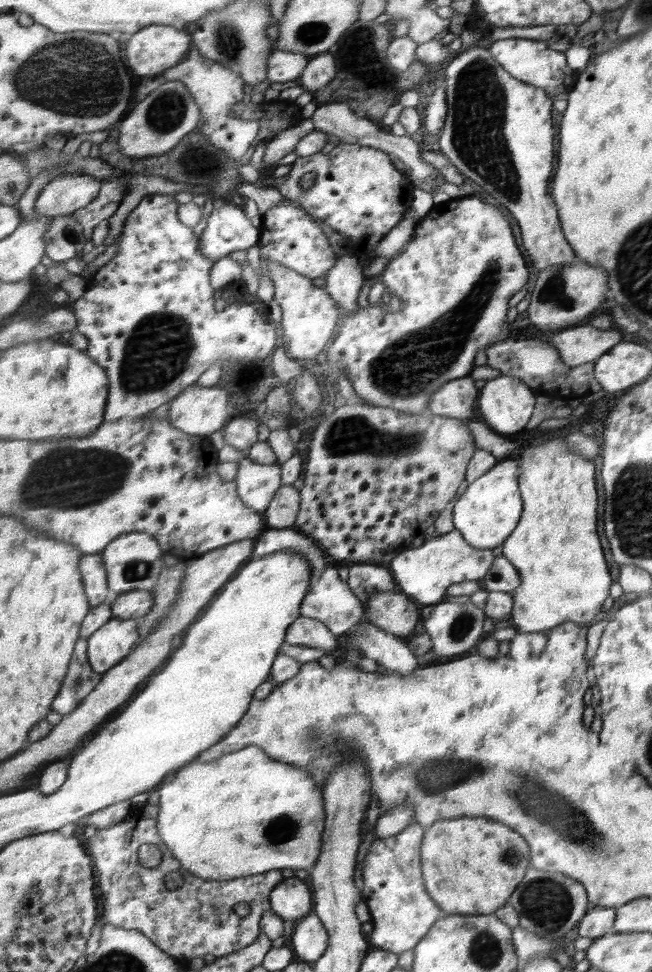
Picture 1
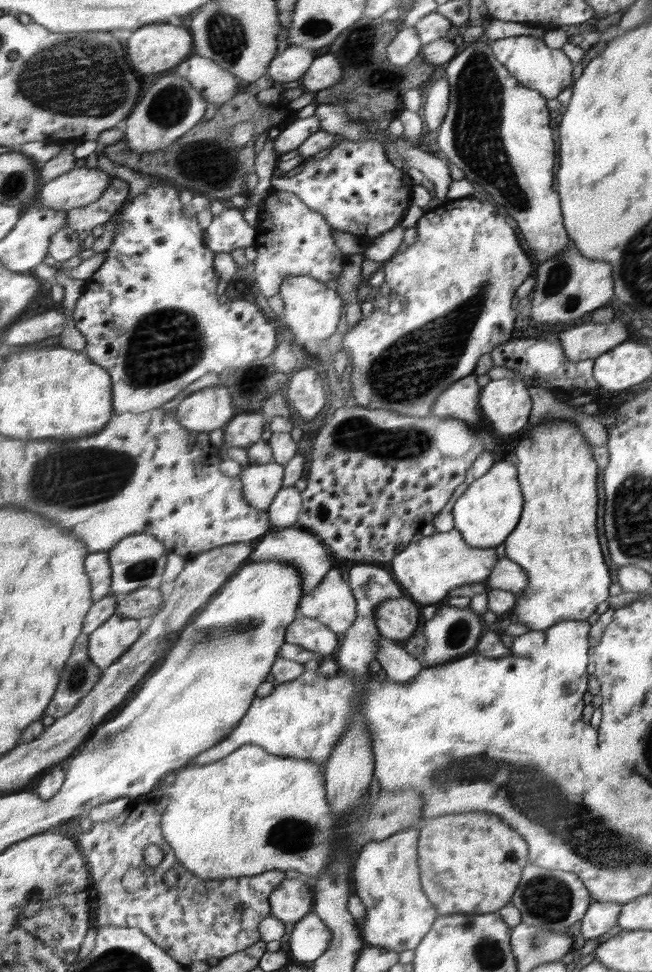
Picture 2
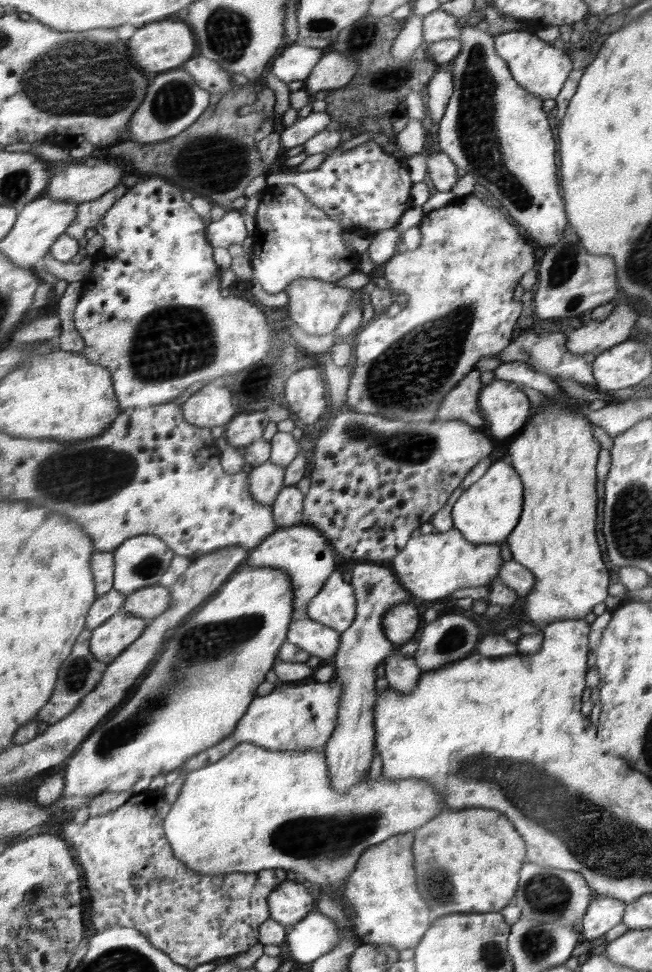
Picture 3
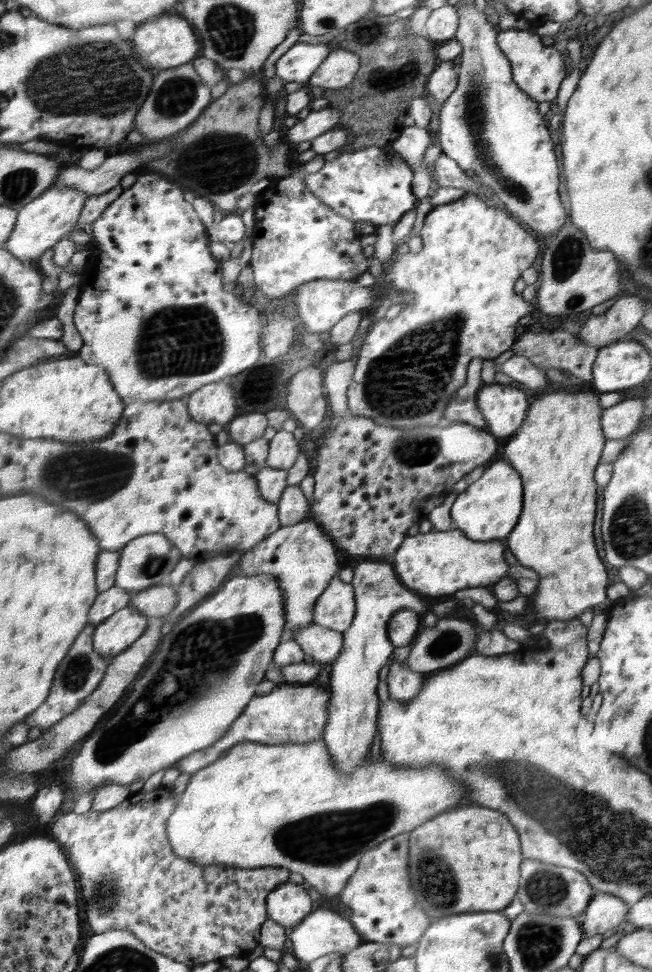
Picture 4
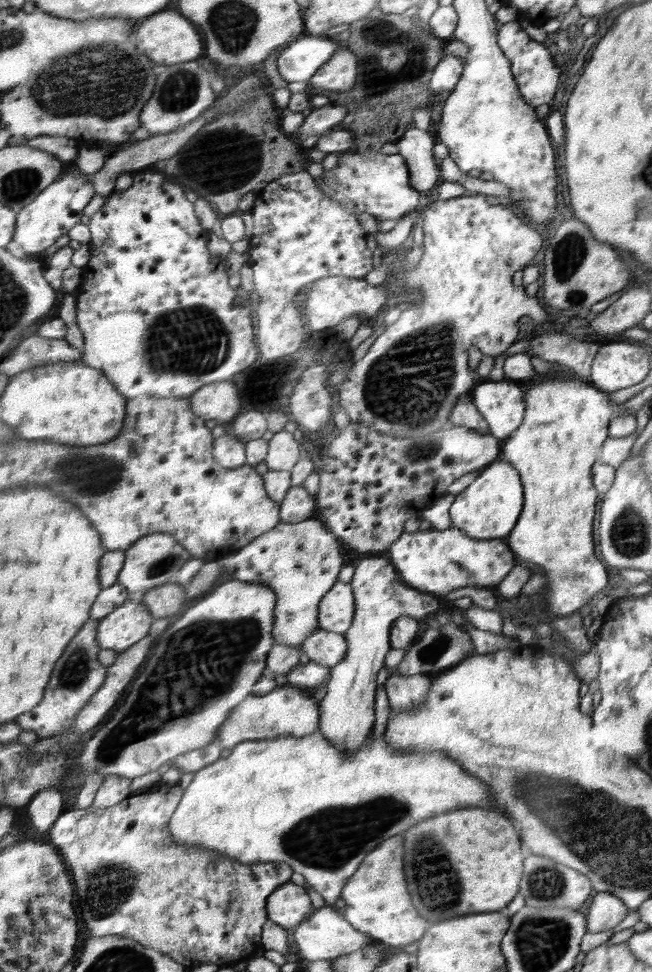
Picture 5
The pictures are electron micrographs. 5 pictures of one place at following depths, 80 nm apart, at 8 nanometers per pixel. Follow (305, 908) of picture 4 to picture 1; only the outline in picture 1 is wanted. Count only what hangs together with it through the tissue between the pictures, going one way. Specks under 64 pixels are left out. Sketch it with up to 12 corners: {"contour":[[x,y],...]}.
{"contour":[[296,876],[278,883],[272,912],[300,920],[312,910],[310,888]]}

